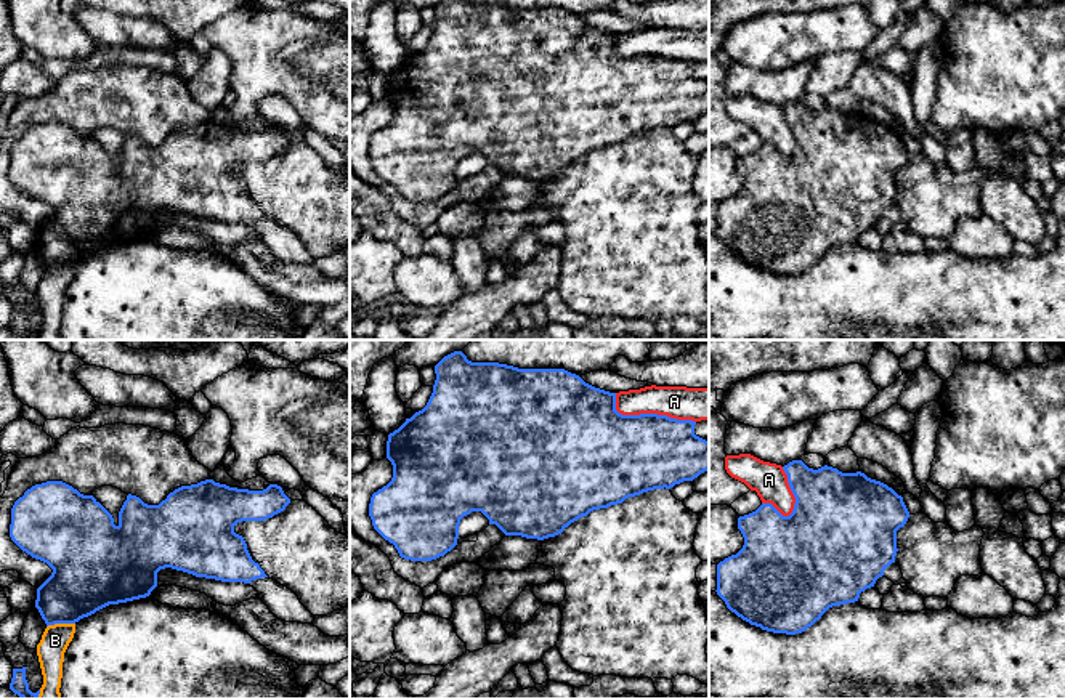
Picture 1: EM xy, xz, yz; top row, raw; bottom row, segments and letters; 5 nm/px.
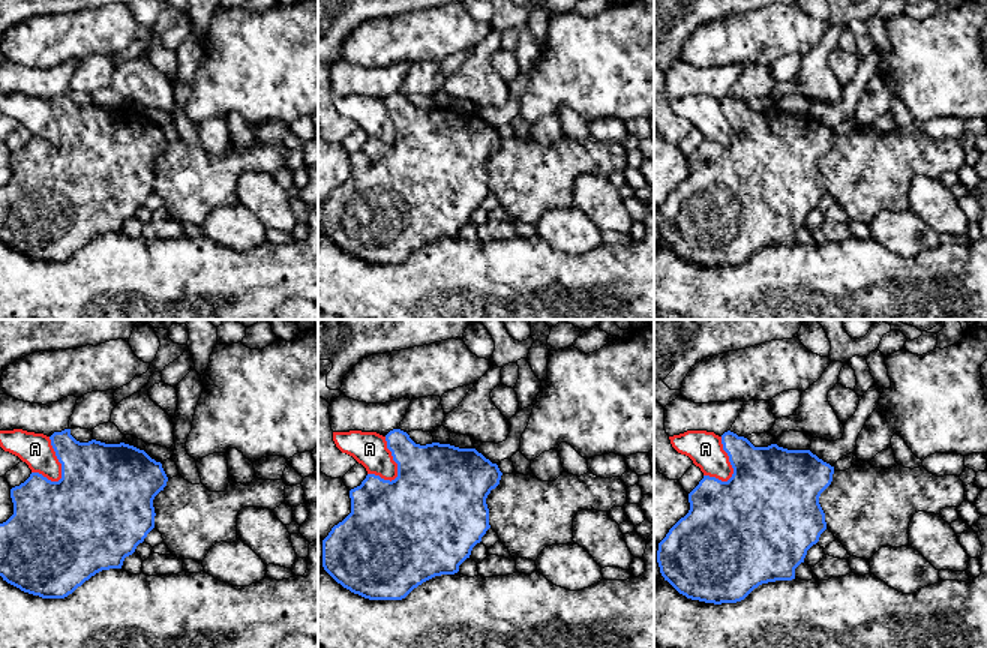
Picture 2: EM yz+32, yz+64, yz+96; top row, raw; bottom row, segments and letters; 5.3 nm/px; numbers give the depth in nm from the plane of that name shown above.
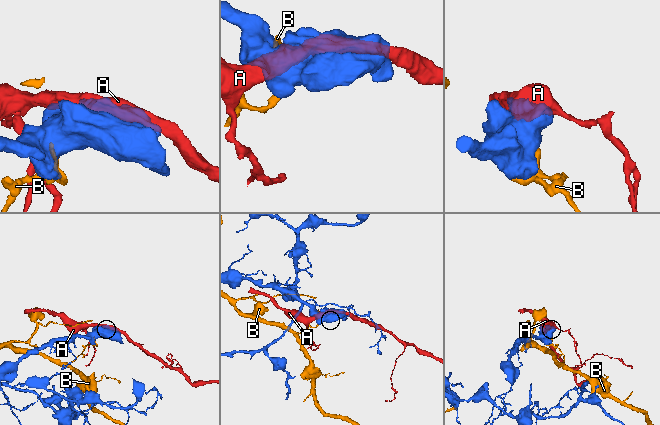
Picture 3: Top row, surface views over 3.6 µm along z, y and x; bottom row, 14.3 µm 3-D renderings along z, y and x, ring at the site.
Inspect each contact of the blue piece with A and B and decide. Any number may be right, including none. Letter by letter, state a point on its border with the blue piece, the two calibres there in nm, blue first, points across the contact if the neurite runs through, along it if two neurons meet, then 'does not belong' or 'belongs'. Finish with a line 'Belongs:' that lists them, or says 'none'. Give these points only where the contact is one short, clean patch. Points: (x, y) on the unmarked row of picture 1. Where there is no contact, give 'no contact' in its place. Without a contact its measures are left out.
A: meets blue in xz at (648, 55); 420 nm thick on the blue side, 170 nm on the other; does not belong
B: meets blue in xy at (60, 263); 320 nm thick on the blue side, 140 nm on the other; does not belong
Belongs: none

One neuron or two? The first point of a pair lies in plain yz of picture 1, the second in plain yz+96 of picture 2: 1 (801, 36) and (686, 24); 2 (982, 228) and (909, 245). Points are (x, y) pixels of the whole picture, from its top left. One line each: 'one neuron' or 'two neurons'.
1: two neurons
2: one neuron

